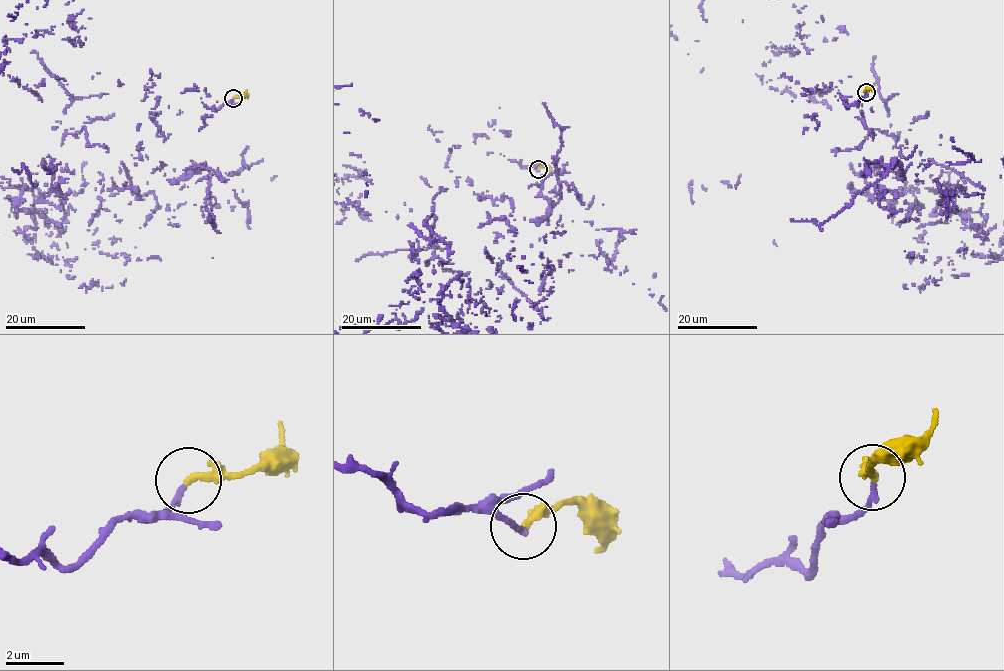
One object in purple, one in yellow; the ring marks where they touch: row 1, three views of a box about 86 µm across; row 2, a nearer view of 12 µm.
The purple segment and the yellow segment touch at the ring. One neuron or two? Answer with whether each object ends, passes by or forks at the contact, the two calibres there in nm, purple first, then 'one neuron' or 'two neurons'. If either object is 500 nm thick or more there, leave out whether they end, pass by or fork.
purple ends there; yellow ends there; 190 nm thick on the purple side, 260 nm on the other; one neuron

